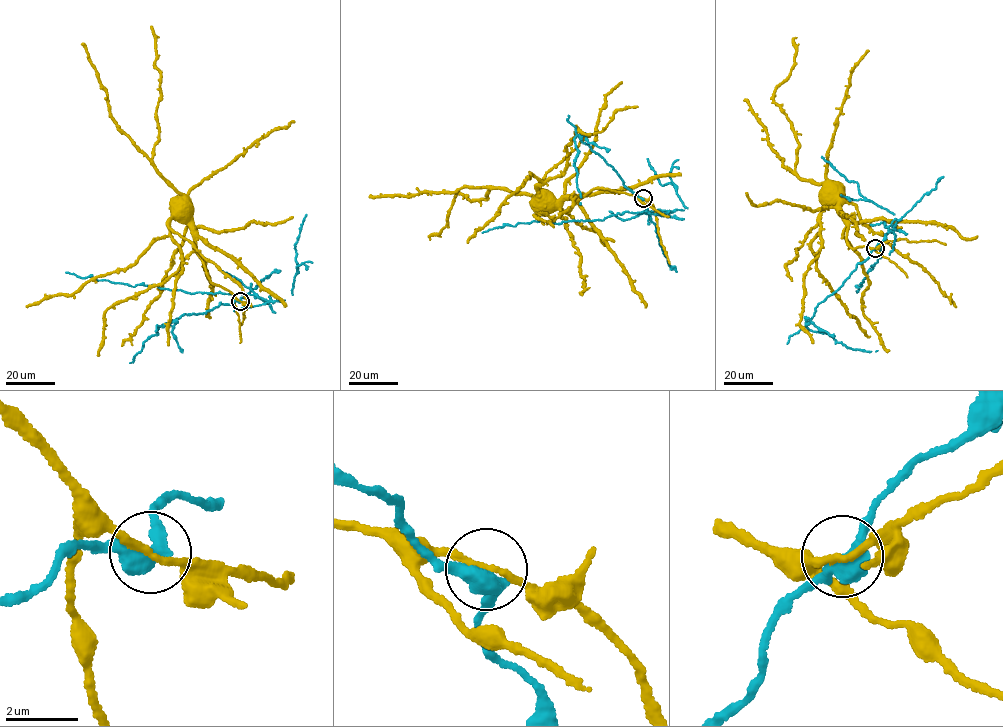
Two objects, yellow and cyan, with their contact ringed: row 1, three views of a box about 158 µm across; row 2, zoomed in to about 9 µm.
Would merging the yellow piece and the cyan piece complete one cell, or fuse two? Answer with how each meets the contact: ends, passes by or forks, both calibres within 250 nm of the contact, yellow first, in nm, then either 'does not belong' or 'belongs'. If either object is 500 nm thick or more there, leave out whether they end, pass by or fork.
yellow passes by; cyan passes by; calibres 180 and 480 nm; does not belong

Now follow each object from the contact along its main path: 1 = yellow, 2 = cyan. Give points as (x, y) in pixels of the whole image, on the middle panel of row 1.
1: (642, 198), (601, 188), (593, 189), (577, 200), (561, 201), (547, 191), (542, 191)
2: (642, 199), (646, 211), (617, 213), (603, 220), (557, 224), (533, 220), (482, 232)

